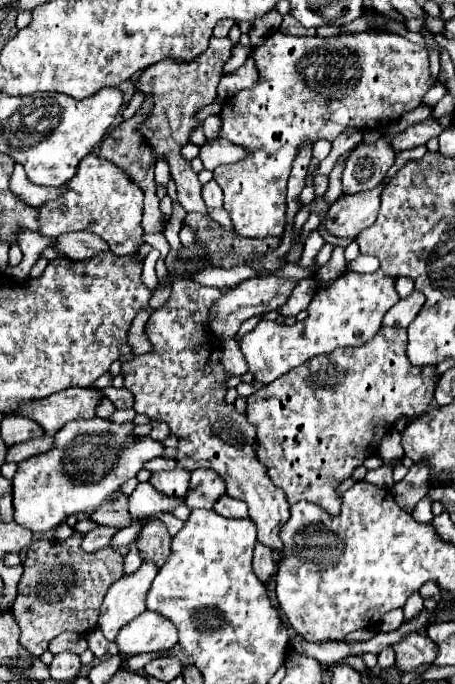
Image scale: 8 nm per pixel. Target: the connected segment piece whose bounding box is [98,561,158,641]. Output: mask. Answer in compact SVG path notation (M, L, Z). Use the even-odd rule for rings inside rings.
M146 561L136 573L124 575L108 589L98 617L98 627L108 641L114 641L118 631L146 609L144 595L148 595L156 571L156 565Z

